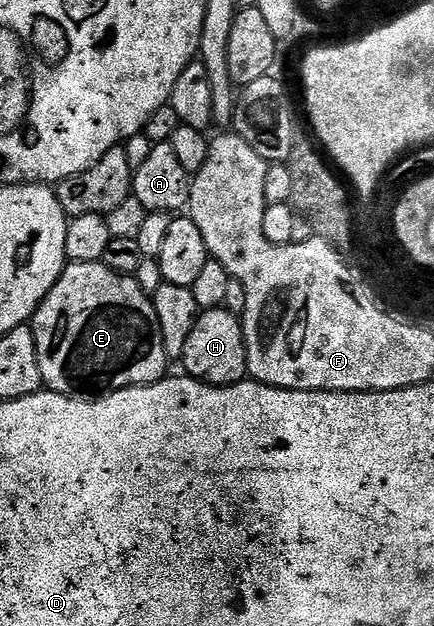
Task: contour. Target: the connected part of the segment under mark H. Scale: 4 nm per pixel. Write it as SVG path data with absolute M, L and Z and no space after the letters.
M226 309L203 311L193 325L193 333L189 333L189 341L185 341L181 366L190 378L211 387L231 387L244 382L248 378L247 346L240 316Z

